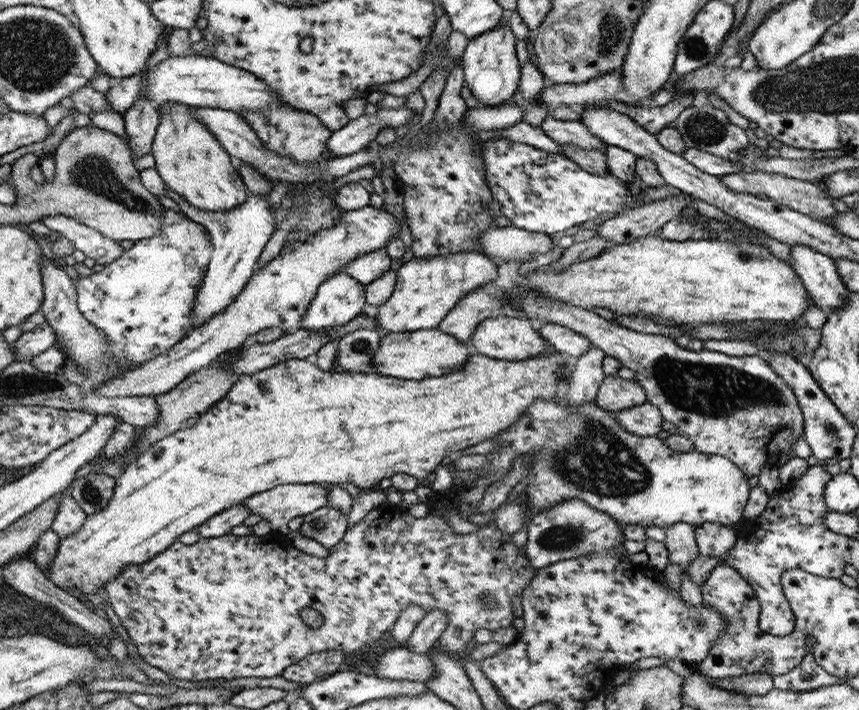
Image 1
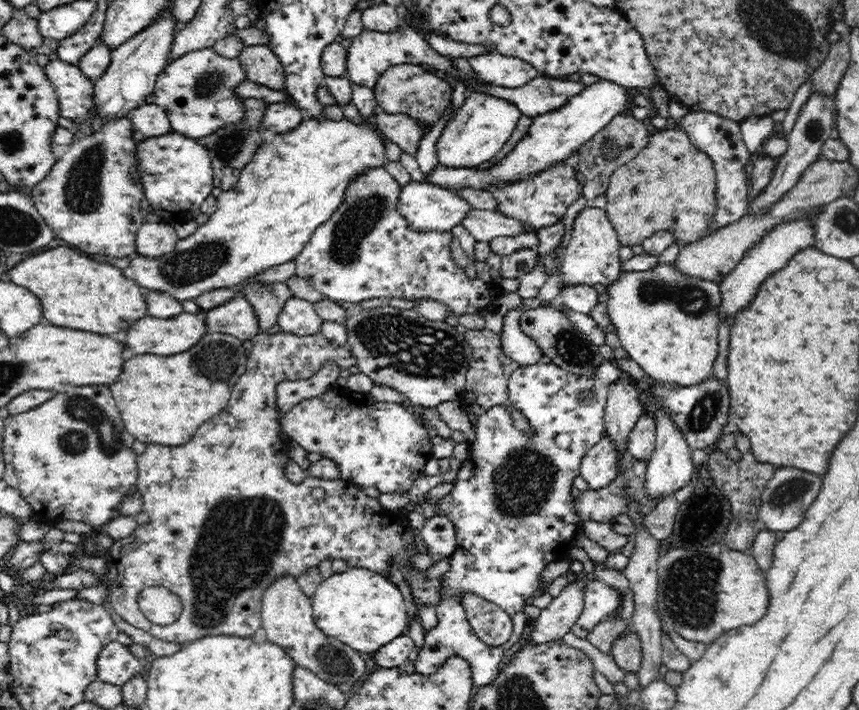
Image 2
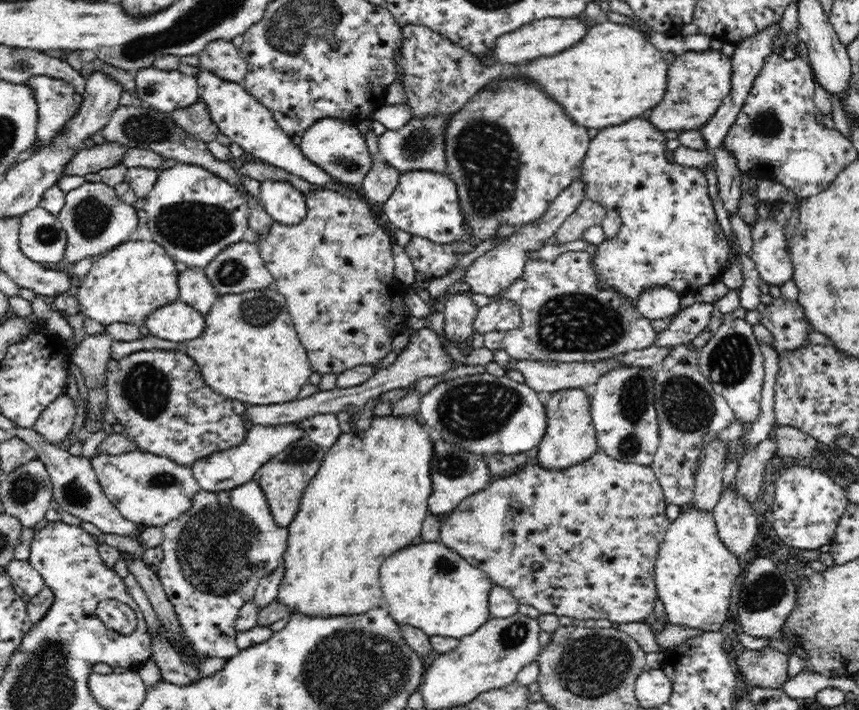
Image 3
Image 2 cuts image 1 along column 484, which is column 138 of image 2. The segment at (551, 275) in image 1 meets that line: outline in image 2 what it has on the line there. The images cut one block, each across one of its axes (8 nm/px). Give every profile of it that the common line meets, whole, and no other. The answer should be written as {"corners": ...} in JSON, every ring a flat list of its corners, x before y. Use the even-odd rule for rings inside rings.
{"corners":[[66,246,46,250,22,260,7,272,6,279,18,286,30,288,44,302,44,316,54,326,78,328,98,334,116,334,134,322,122,318,140,318,146,314,146,299,138,291,138,284,131,279,126,280,118,268,98,264,90,258,80,258,80,254]]}

